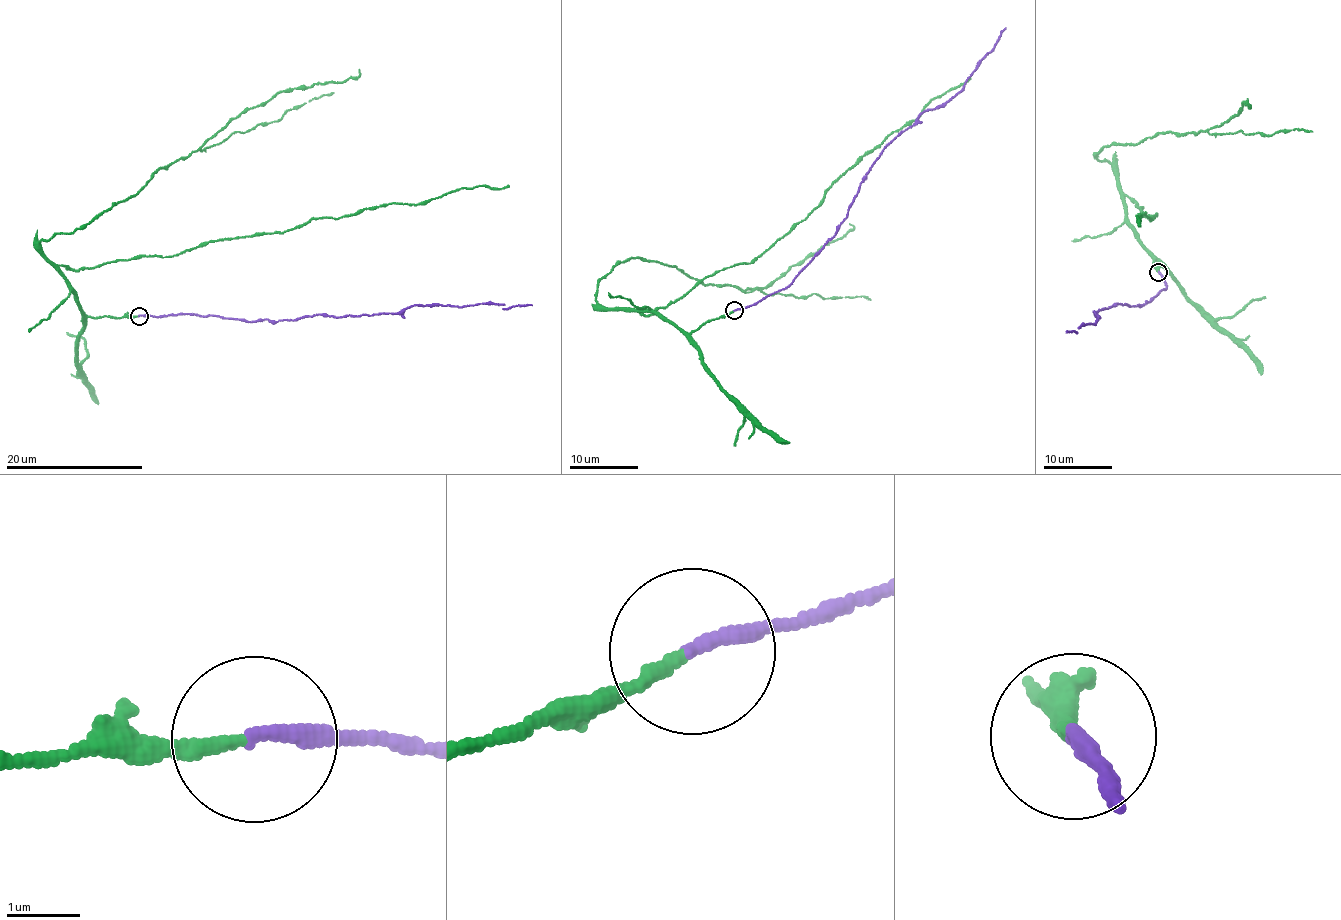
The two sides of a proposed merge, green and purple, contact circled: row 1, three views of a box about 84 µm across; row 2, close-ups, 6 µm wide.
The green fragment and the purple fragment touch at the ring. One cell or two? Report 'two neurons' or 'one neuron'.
one neuron

